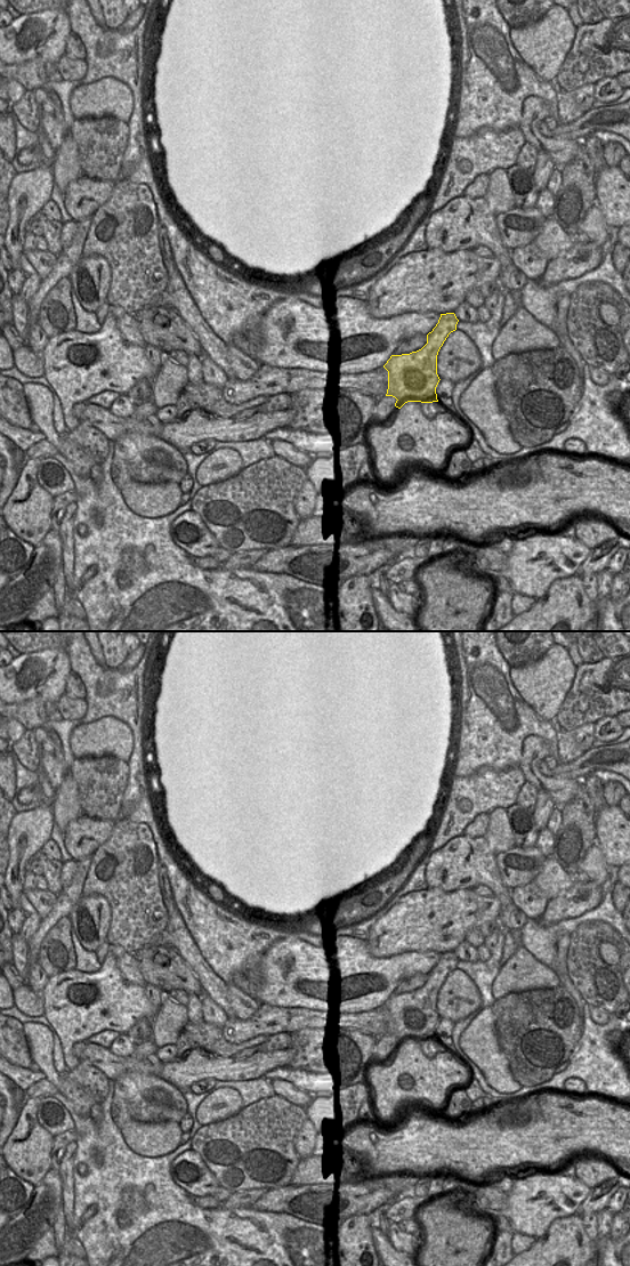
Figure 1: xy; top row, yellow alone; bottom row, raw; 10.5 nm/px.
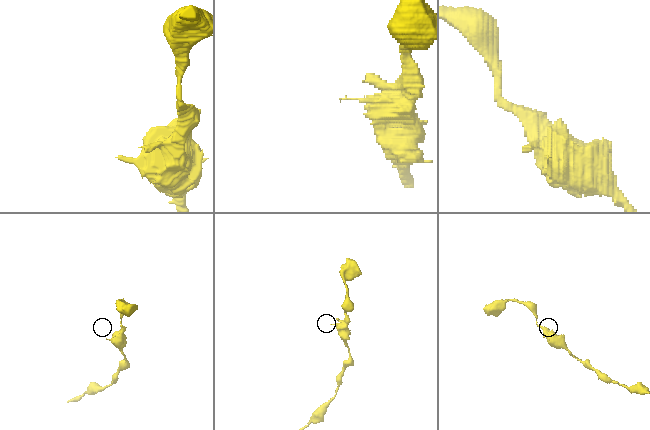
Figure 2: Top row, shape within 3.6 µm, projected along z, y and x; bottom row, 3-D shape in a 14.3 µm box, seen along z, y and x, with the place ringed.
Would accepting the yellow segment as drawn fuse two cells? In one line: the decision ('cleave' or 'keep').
keep

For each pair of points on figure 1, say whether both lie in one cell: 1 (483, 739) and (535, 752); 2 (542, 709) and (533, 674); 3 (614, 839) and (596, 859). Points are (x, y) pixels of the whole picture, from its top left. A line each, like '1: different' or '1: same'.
1: different
2: same
3: different

